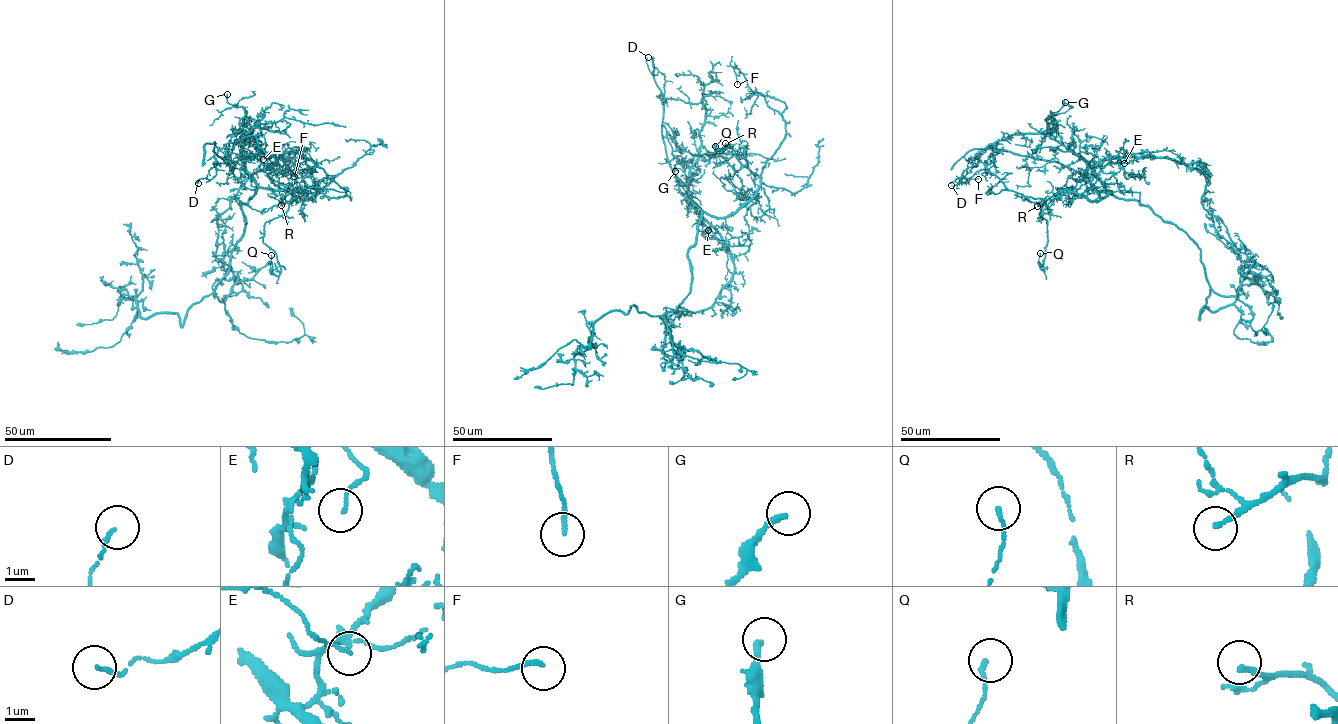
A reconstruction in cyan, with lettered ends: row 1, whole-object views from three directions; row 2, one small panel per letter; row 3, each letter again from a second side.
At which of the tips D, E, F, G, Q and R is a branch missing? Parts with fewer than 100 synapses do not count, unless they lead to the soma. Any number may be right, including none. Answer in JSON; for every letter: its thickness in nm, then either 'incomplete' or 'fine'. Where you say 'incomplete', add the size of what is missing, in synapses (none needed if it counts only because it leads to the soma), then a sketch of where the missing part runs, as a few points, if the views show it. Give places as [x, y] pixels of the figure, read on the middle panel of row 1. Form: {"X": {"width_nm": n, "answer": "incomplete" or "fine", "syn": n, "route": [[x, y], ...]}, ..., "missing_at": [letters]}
{"D": {"width_nm": 130, "answer": "incomplete"}, "E": {"width_nm": 90, "answer": "fine"}, "F": {"width_nm": 160, "answer": "fine"}, "G": {"width_nm": 200, "answer": "incomplete", "syn": 100, "route": [[675, 171], [692, 183], [686, 190], [683, 204], [692, 208], [695, 229]]}, "Q": {"width_nm": 130, "answer": "fine"}, "R": {"width_nm": 180, "answer": "fine"}, "missing_at": ["D", "G"]}

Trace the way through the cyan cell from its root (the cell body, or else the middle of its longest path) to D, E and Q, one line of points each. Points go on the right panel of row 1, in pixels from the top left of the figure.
D: (1165, 223), (1137, 200), (1107, 193), (1083, 158), (1044, 134), (998, 140), (993, 165), (951, 185)
E: (1165, 223), (1137, 200), (1118, 198), (1105, 191), (1095, 166), (1116, 158), (1124, 163)
Q: (1165, 223), (1108, 190), (1097, 201), (1061, 190), (1040, 213), (1047, 228), (1044, 272), (1040, 253)

